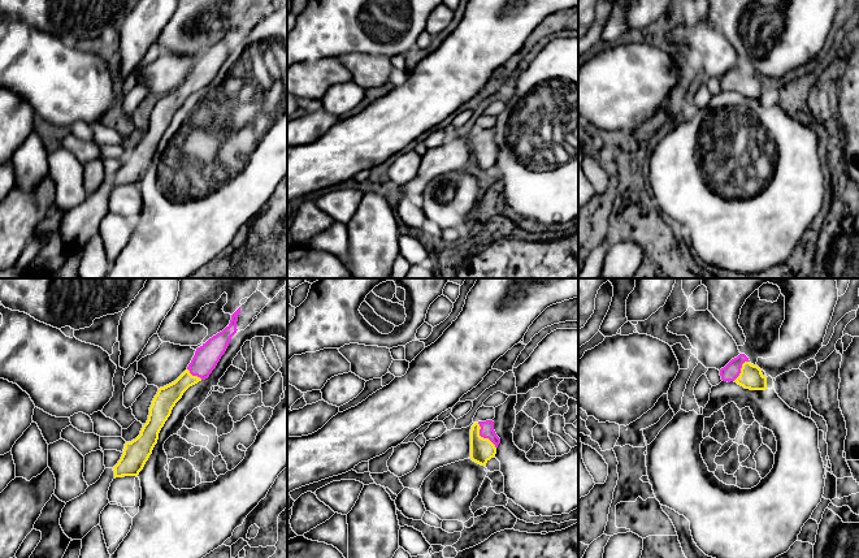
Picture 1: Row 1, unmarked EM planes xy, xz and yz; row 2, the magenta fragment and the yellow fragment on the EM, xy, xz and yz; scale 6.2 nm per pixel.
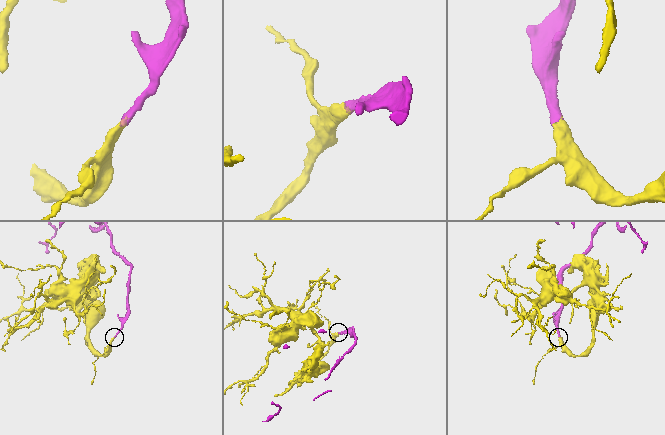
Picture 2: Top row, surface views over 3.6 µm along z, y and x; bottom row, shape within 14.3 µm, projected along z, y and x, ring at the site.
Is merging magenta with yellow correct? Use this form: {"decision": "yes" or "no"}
{"decision": "yes"}

